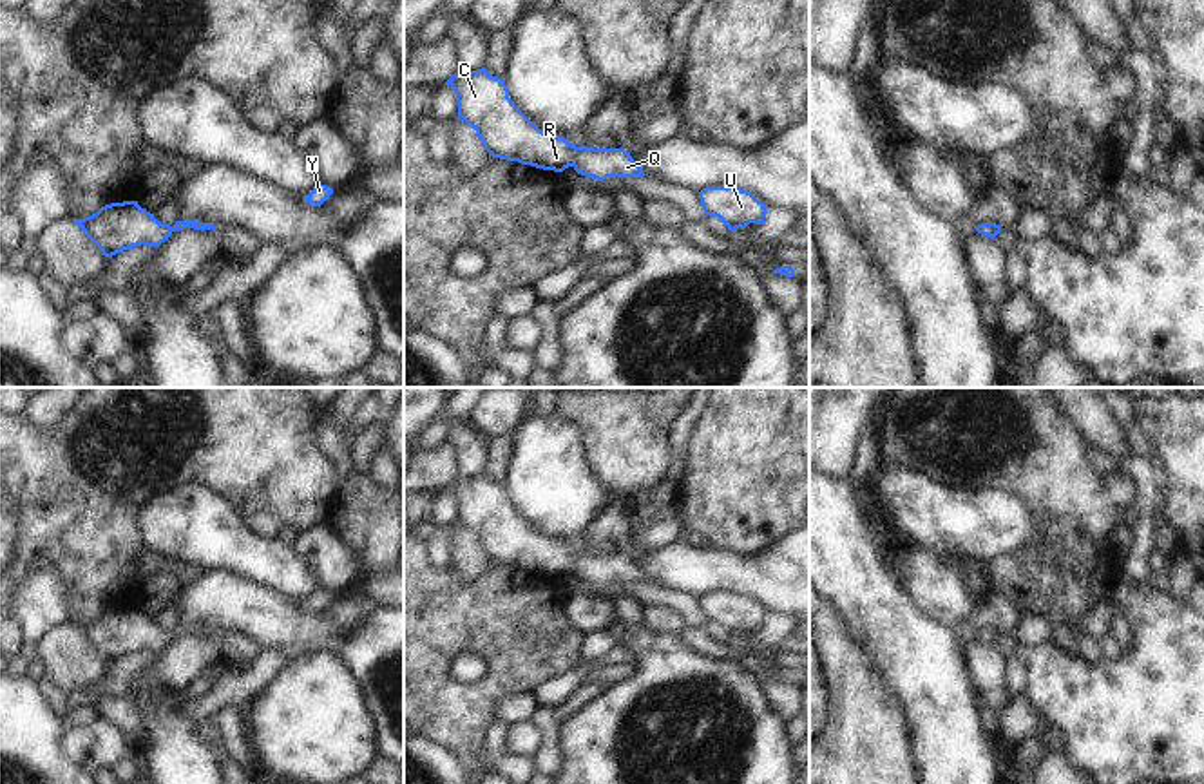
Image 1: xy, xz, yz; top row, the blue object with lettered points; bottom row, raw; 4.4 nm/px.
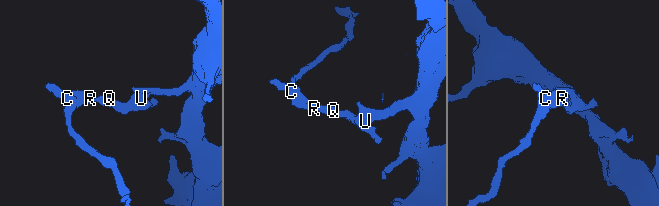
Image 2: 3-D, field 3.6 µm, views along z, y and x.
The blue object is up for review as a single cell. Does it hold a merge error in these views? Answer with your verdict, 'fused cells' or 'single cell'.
single cell

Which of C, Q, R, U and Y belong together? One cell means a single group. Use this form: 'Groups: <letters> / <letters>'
Groups: C Q R U Y.

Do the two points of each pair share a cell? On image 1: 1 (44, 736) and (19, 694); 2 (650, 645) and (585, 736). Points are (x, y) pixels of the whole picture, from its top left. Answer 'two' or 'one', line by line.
1: one
2: one

